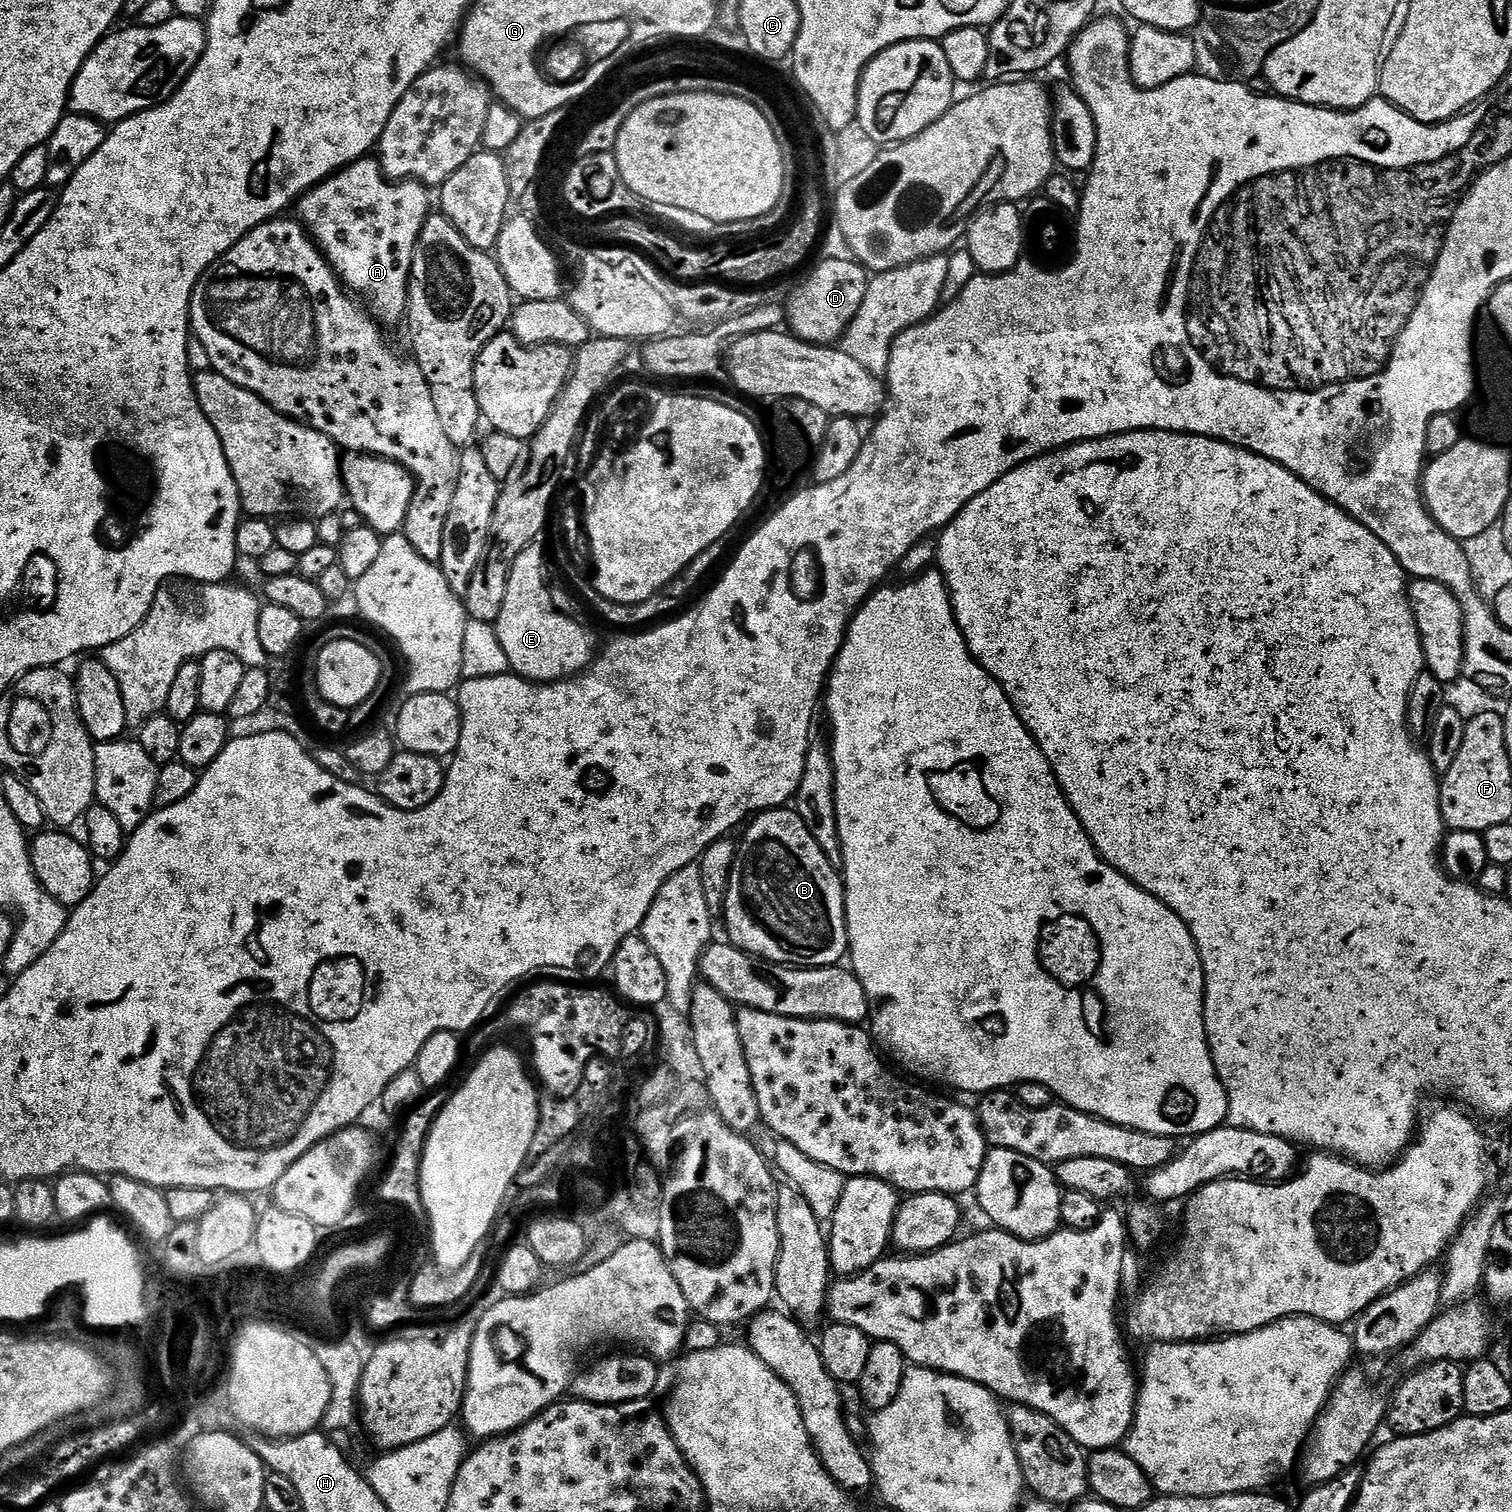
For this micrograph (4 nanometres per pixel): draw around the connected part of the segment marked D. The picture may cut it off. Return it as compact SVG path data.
M855 259L824 260L817 266L816 272L808 276L808 281L789 298L786 303L786 324L791 335L799 340L808 340L808 328L811 339L816 342L836 342L848 329L848 323L858 314L862 298L866 298L870 273L863 264Z

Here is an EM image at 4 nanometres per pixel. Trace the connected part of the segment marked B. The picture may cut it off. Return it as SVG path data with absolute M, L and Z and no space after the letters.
M791 807L770 808L767 812L753 815L743 832L724 895L722 923L728 931L727 943L771 964L791 964L797 968L839 965L848 950L848 927L844 925L844 882L838 868L827 860L805 822Z

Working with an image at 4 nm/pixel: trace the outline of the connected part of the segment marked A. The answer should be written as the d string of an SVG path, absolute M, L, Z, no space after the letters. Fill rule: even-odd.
M365 158L335 172L330 179L305 192L298 201L299 219L316 241L316 247L324 253L325 260L344 286L363 301L367 311L381 325L389 326L399 320L401 323L408 311L408 279L412 277L418 234L422 234L422 226L430 215L428 195L430 192L425 185L416 180L393 182L380 169L379 159Z

